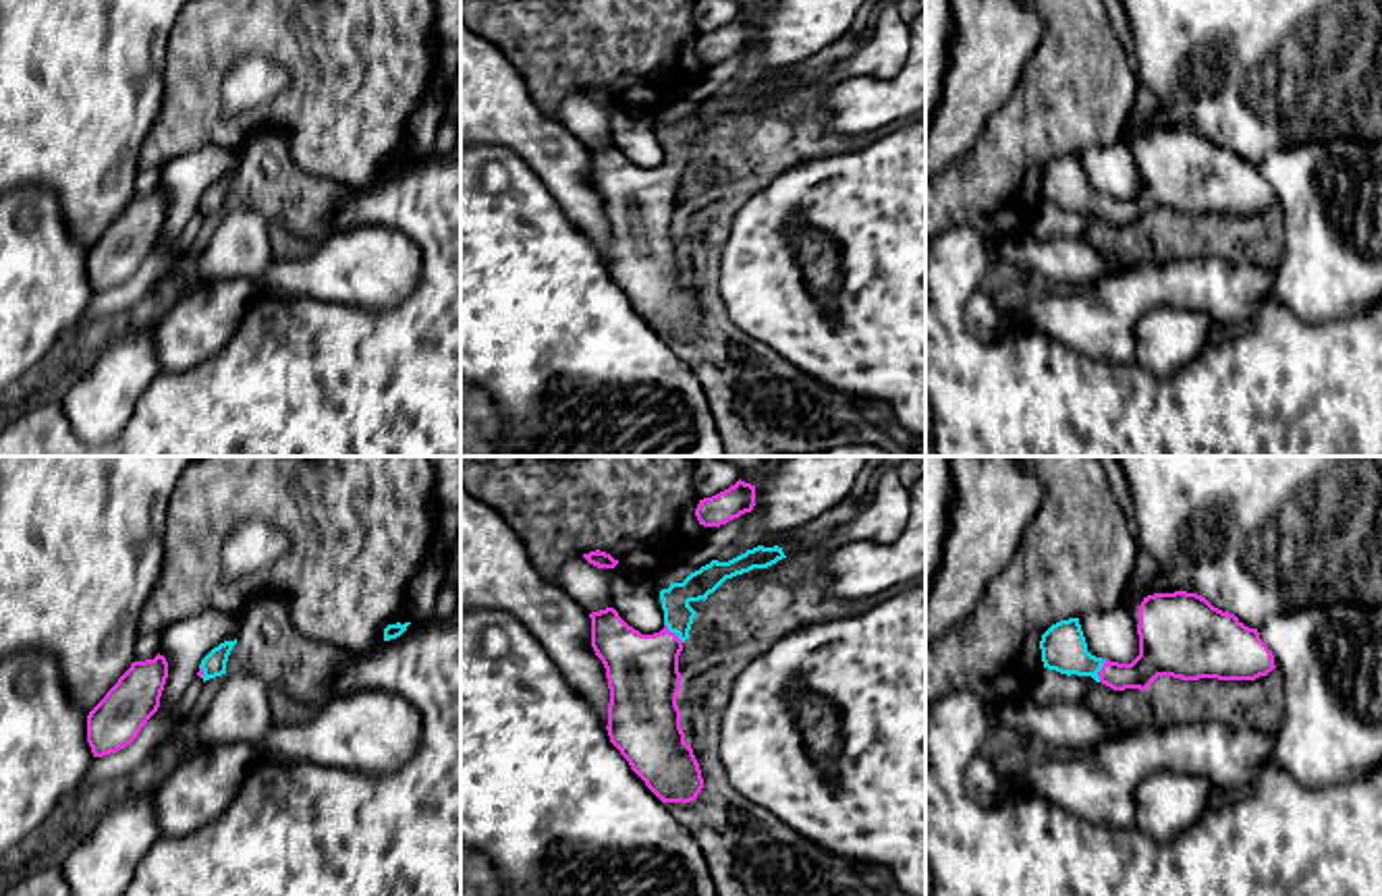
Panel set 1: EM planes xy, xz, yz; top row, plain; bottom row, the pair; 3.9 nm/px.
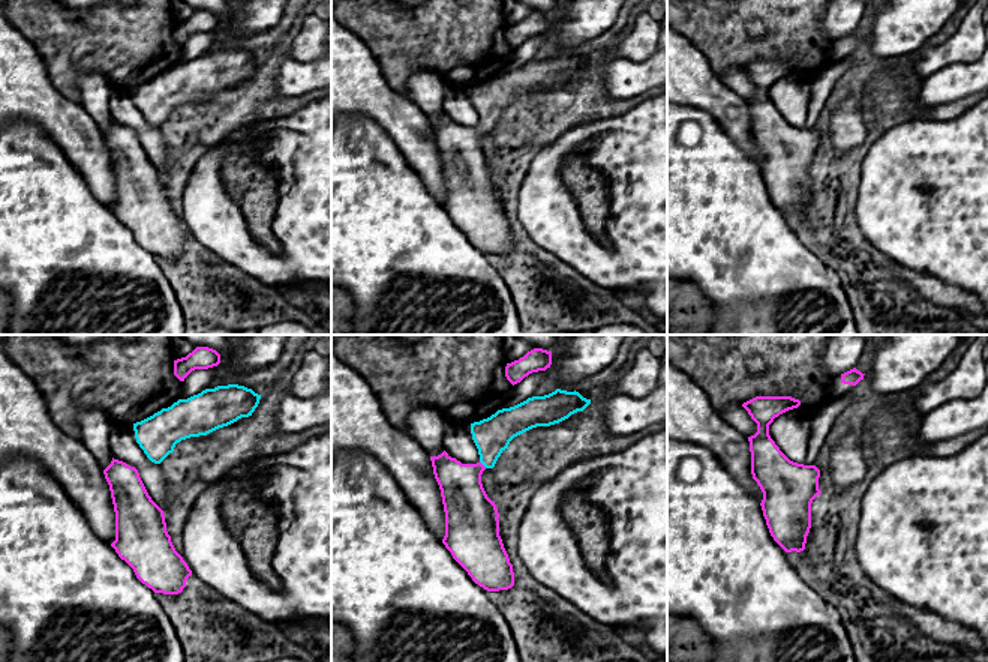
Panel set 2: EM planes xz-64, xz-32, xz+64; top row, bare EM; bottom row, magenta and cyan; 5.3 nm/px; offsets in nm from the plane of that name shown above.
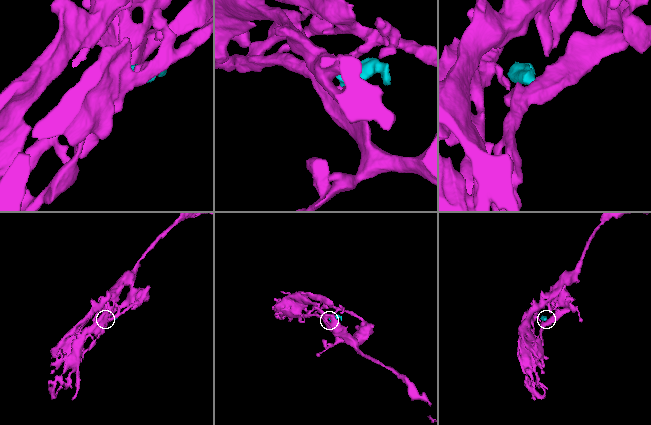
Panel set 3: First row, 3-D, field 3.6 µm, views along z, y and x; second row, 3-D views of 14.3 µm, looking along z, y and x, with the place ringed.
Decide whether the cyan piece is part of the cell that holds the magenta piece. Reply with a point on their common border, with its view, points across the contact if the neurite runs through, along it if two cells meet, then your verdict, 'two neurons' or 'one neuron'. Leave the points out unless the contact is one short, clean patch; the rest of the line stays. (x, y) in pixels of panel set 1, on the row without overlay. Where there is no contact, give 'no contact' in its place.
xz (673, 169) | across xz (642, 206), (673, 169), (677, 142), (698, 121) | one neuron

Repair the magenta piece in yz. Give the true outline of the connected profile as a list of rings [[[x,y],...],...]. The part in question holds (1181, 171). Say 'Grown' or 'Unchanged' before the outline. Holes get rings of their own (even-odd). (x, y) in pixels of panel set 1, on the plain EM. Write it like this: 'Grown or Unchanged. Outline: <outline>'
Grown. Outline: [[[1197,129],[1148,131],[1137,151],[1139,191],[1131,199],[1091,191],[1079,153],[1069,153],[1042,170],[1044,203],[1091,212],[1114,226],[1145,226],[1158,212],[1255,216],[1276,203],[1257,164]]]

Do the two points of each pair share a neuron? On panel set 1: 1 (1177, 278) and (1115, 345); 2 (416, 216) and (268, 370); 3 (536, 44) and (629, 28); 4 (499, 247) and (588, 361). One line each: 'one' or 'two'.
1: one
2: one
3: one
4: one

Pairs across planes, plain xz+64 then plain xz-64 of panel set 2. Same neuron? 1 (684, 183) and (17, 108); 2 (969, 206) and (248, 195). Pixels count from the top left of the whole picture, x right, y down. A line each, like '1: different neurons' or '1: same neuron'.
1: different neurons
2: different neurons

